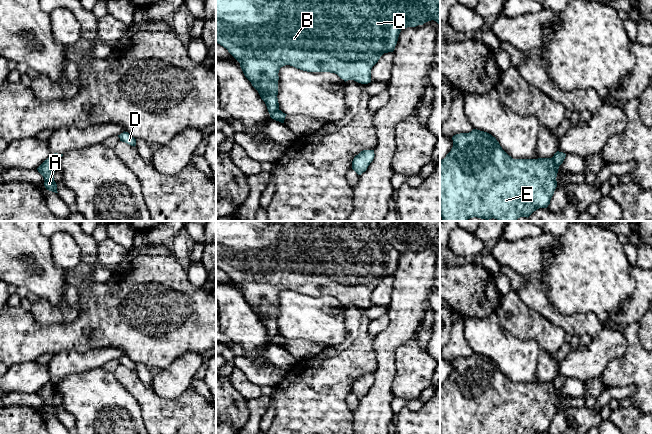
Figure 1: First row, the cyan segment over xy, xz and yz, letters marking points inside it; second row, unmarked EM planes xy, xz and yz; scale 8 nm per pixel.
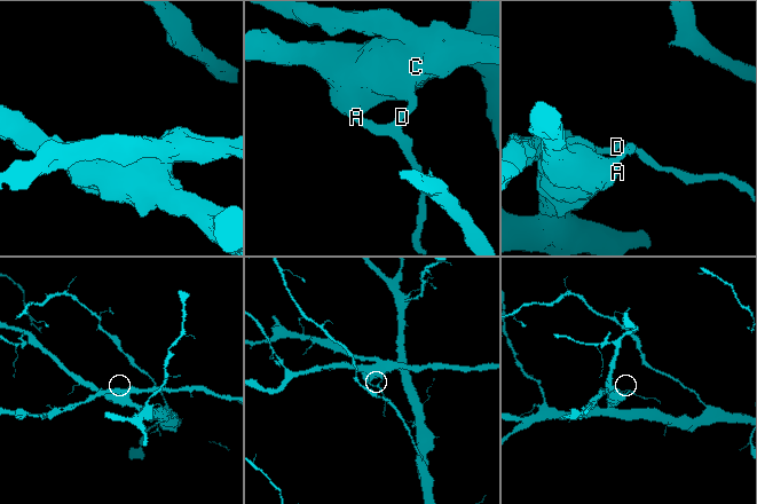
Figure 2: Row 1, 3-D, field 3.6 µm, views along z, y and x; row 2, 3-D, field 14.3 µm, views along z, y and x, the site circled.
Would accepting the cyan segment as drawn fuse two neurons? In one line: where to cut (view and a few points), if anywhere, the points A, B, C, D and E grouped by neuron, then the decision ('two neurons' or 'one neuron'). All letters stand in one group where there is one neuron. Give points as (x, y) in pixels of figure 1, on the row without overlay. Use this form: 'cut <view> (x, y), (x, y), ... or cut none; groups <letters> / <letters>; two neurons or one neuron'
cut xz (278, 333), (270, 339); groups A B C E / D; two neurons

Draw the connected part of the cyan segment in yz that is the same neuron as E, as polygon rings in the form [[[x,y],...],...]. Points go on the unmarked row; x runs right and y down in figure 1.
[[[477,353],[469,357],[456,358],[452,364],[451,375],[440,385],[440,434],[537,434],[548,431],[557,411],[556,401],[559,393],[553,382],[513,383],[502,373],[495,361]]]

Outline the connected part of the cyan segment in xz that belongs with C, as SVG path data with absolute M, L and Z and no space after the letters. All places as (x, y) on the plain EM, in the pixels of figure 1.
M216 221L216 266L226 272L240 287L245 301L258 315L270 339L279 334L278 297L281 291L290 289L307 296L330 296L337 298L345 306L354 304L361 308L368 308L371 306L372 291L384 277L394 275L401 252L401 249L386 237L378 221Z

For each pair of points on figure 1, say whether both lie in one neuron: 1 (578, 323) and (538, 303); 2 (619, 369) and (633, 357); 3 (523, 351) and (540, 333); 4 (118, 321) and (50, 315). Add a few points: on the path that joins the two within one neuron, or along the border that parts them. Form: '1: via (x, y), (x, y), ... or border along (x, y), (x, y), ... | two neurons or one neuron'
1: via (568, 323), (558, 319), (548, 310) | one neuron
2: via (622, 368), (630, 360) | one neuron
3: border along (511, 332), (520, 339), (533, 339), (541, 349) | two neurons
4: border along (38, 321), (42, 324), (62, 322) | two neurons

